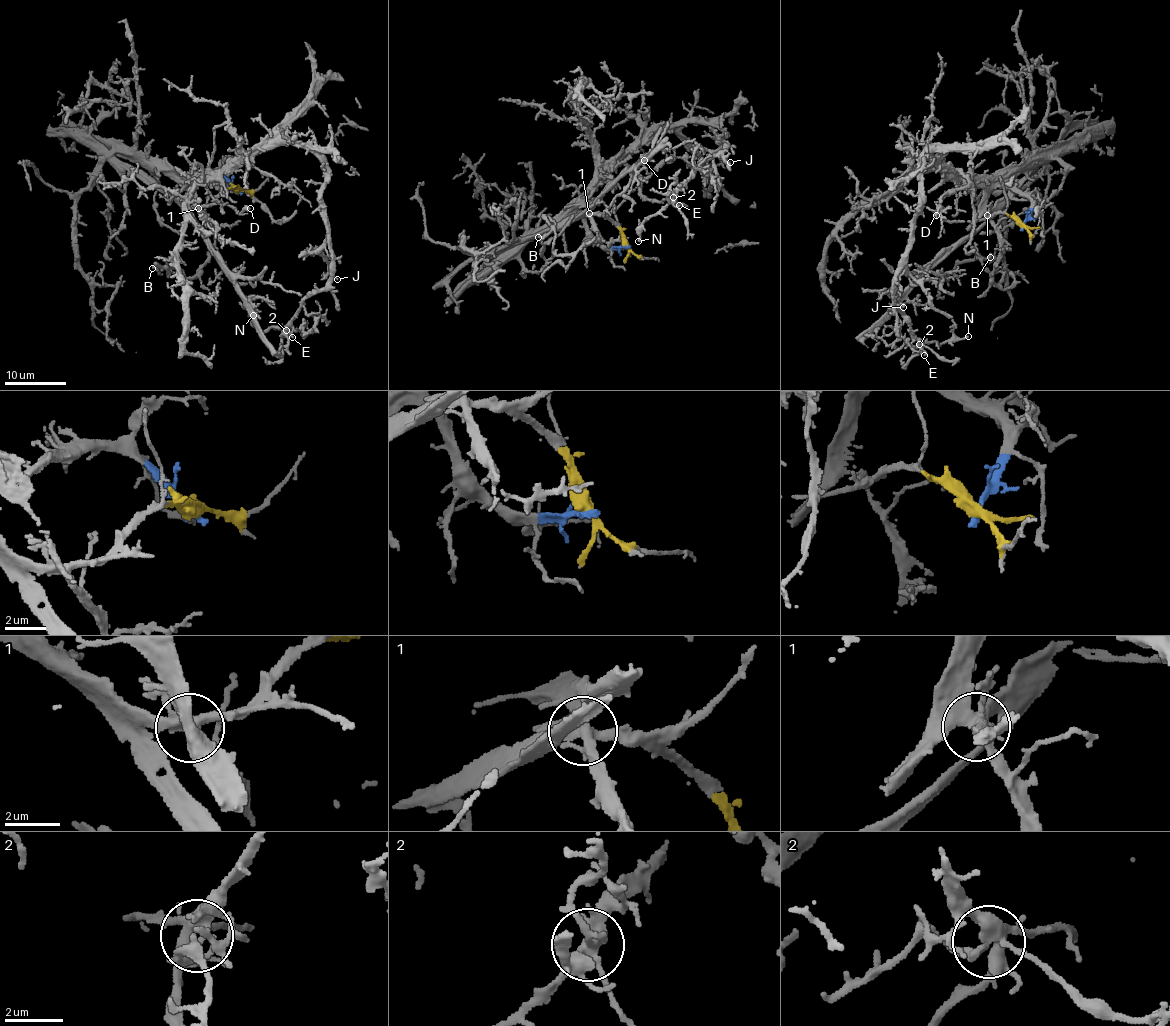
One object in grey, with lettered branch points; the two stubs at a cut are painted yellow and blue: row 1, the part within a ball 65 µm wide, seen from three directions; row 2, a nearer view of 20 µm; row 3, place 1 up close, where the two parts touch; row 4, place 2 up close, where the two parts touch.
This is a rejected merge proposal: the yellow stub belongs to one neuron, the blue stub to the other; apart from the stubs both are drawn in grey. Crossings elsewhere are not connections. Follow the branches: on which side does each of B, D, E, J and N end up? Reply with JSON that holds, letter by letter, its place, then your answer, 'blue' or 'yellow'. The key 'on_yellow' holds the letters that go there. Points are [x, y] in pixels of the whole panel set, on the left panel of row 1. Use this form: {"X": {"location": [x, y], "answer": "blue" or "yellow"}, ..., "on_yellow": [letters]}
{"B": {"location": [152, 268], "answer": "blue"}, "D": {"location": [250, 208], "answer": "yellow"}, "E": {"location": [292, 337], "answer": "blue"}, "J": {"location": [337, 279], "answer": "blue"}, "N": {"location": [253, 315], "answer": "blue"}, "on_yellow": ["D"]}

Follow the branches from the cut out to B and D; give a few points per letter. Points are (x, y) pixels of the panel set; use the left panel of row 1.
B: (237, 190), (211, 171), (193, 176), (188, 181), (214, 243), (201, 269), (188, 277), (152, 268)
D: (237, 191), (223, 191), (217, 199), (235, 207), (239, 214), (250, 208)

